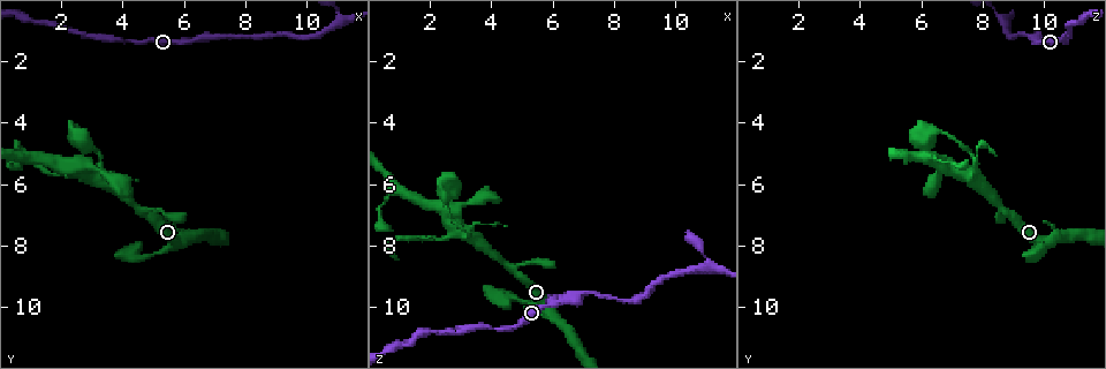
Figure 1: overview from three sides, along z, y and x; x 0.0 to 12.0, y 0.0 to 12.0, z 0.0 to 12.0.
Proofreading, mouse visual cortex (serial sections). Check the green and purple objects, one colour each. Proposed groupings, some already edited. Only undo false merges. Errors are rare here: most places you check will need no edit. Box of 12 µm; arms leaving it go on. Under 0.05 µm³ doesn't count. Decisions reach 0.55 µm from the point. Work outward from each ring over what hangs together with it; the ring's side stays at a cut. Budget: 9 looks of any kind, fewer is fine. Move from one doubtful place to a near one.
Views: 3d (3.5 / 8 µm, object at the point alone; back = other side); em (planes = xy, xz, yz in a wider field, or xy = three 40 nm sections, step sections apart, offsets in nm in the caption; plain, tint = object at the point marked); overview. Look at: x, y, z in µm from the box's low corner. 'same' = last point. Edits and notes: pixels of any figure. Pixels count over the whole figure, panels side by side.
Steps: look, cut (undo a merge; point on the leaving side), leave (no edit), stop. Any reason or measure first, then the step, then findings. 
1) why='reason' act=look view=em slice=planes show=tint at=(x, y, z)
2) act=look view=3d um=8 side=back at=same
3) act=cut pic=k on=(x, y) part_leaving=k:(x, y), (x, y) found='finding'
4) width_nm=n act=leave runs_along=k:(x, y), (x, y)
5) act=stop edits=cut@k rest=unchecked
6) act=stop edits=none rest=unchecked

why='arms part here' act=look view=3d um=3.5 at=(4.6, 6.8, 8.8)

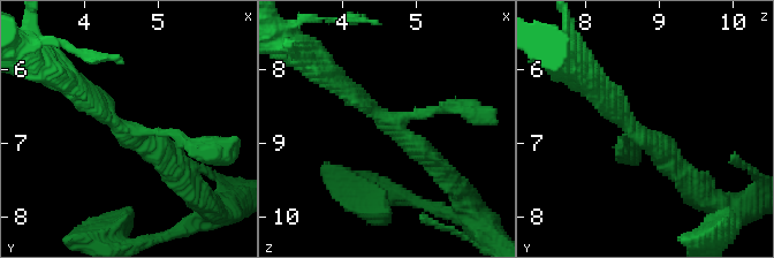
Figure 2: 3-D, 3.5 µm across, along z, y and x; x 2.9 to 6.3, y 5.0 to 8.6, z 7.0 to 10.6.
arm_widths_nm=150,300,300 act=leave runs_along=2:(439, 166), (335, 80) found='one cell here'

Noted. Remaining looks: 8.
why='looks like a crossing' act=look view=3d um=8 side=back at=(3.1, 5.8, 7.6)

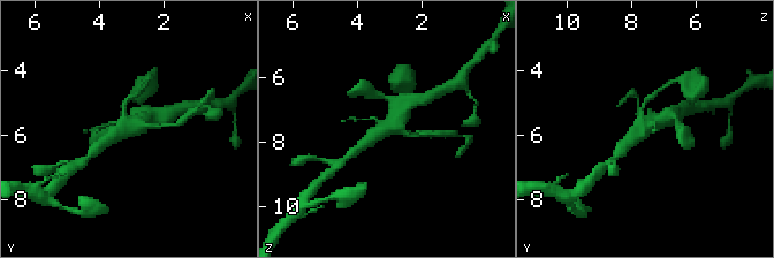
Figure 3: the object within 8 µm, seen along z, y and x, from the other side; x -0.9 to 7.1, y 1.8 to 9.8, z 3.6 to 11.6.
why='shape alone is not enough' act=look view=em slice=planes show=tint at=(3.2, 5.8, 7.6)

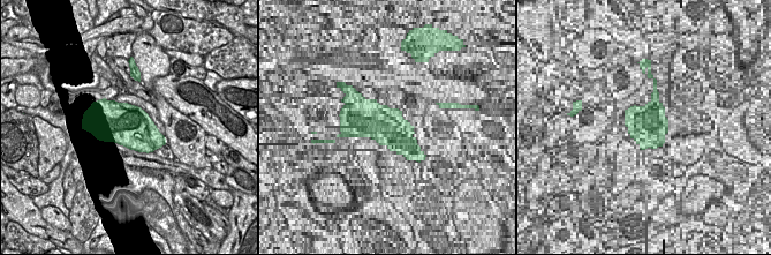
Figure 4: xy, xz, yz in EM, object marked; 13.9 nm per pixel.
width_nm=600 act=leave runs_along=3:(358, 148), (392, 126), (403, 107) found='all the same cell'

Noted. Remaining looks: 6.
act=look view=3d um=8 at=(4.3, 8.4, 9.7)

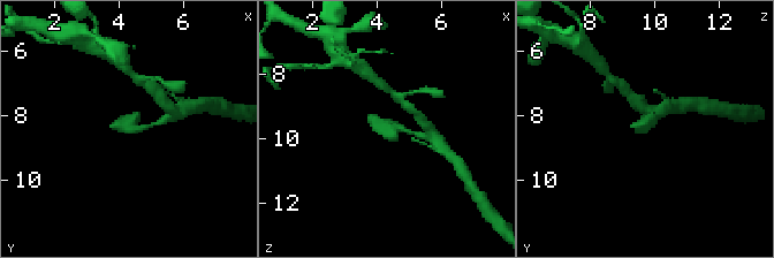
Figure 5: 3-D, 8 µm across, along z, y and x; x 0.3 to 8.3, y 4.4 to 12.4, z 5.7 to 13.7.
act=look view=em slice=planes show=tint at=(4.3, 8.3, 9.7)

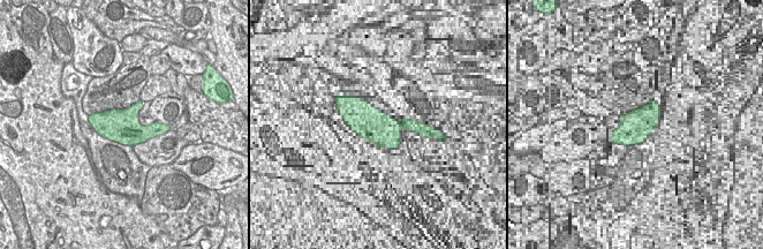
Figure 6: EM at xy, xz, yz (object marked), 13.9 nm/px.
act=leave runs_along=5:(417, 135), (386, 128), (370, 114) found='one cell here'

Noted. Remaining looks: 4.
why='branch point' act=look view=3d um=8 at=(0.8, 5.1, 6.1)

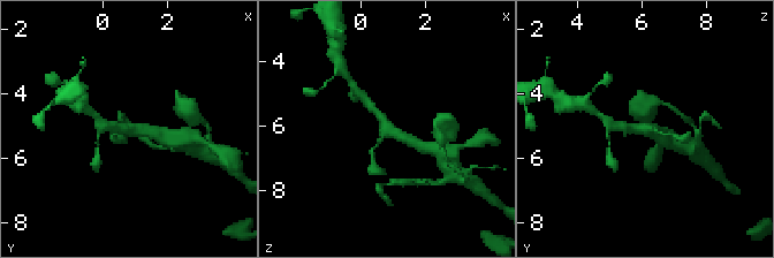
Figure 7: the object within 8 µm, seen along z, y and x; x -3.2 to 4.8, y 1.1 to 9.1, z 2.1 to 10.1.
act=look view=3d um=3.5 at=(0.7, 5.2, 6.1)

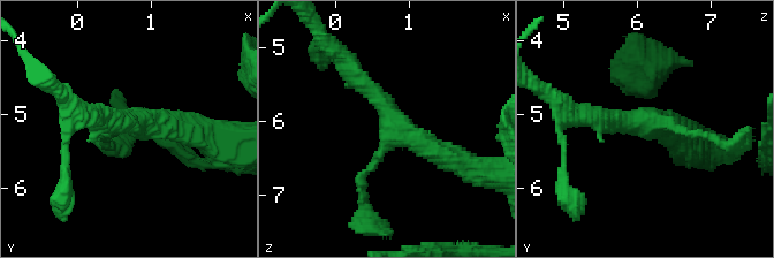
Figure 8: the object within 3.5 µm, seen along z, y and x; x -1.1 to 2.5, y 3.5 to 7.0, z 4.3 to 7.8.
why='shape alone is not enough' act=look view=em slice=xy step=3 show=tint at=(0.80, 5.10, 6.20)

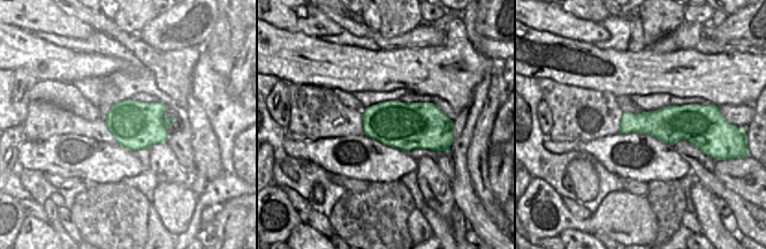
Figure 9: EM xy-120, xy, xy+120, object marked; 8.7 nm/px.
act=leave runs_along=8:(461, 164), (393, 135), (351, 73) found='continuous, no second cell'

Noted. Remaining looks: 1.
act=stop edits=none rest=unchecked

